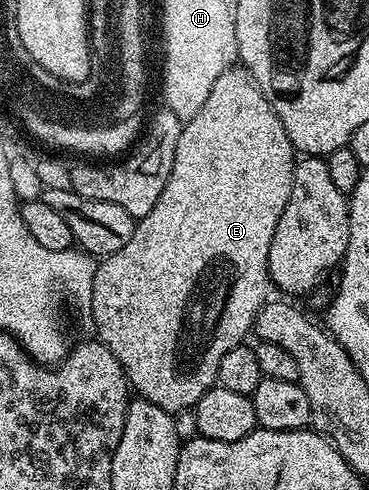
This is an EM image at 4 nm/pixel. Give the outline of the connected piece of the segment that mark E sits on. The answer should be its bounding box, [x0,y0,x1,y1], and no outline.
[90,65,298,413]

